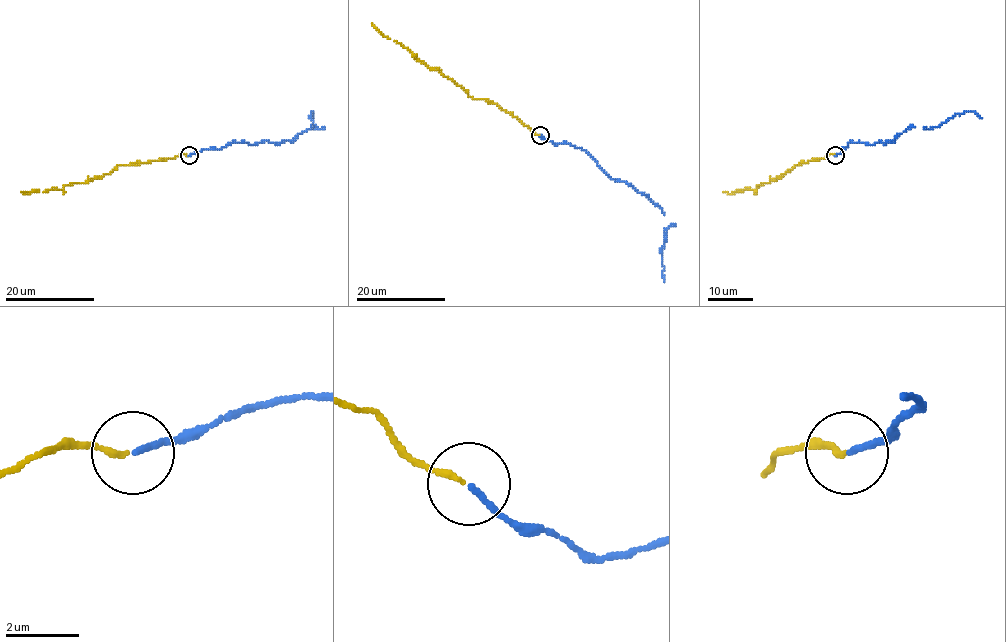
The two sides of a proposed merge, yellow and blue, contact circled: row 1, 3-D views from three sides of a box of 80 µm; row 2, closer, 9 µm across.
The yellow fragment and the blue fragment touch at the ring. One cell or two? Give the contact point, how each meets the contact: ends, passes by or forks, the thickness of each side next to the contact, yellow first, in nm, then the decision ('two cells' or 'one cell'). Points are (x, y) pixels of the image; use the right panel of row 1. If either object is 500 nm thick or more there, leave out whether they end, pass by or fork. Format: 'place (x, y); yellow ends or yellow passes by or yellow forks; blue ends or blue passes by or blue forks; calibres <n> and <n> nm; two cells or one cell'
place (835, 155); yellow ends; blue ends; calibres 140 and 140 nm; one cell

